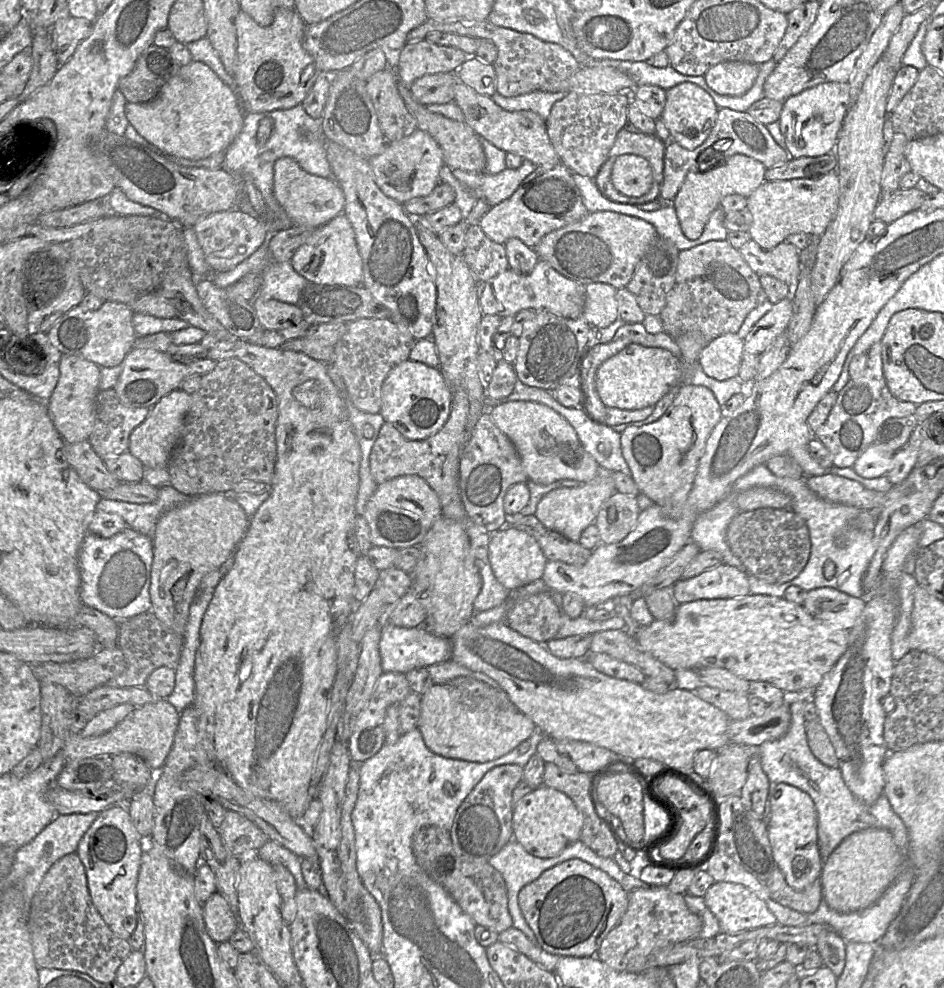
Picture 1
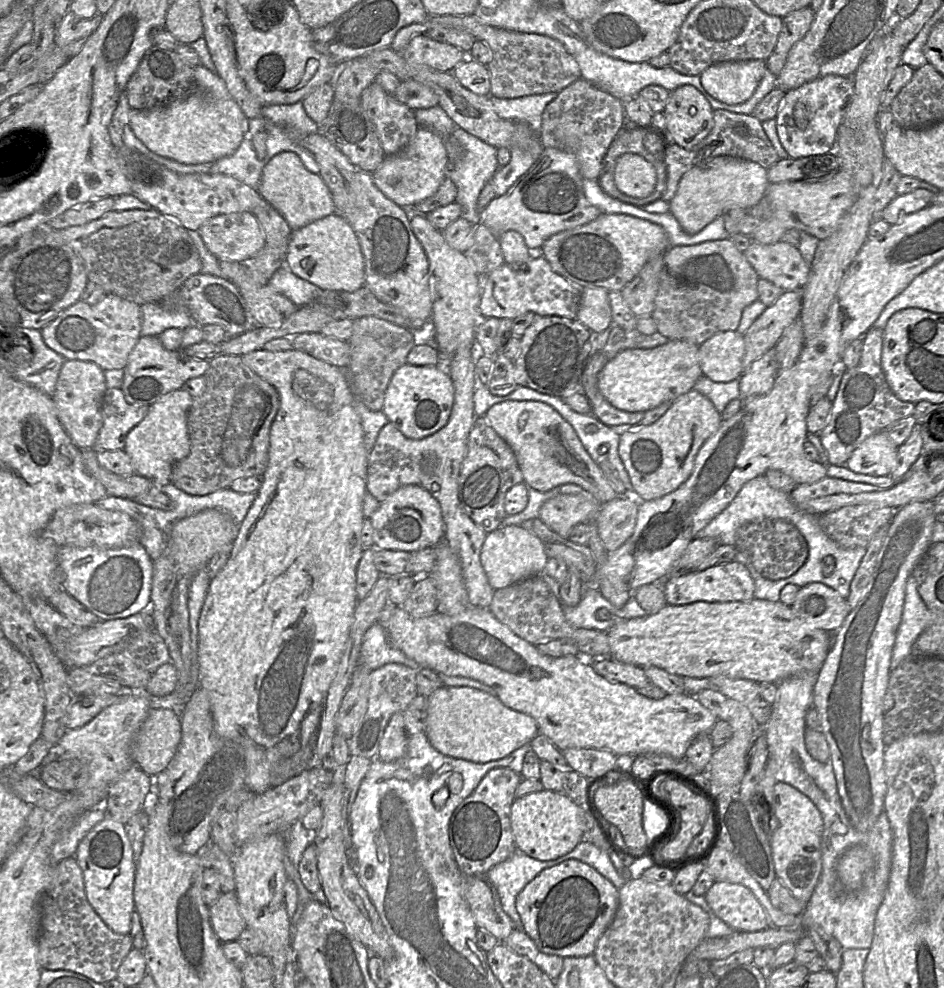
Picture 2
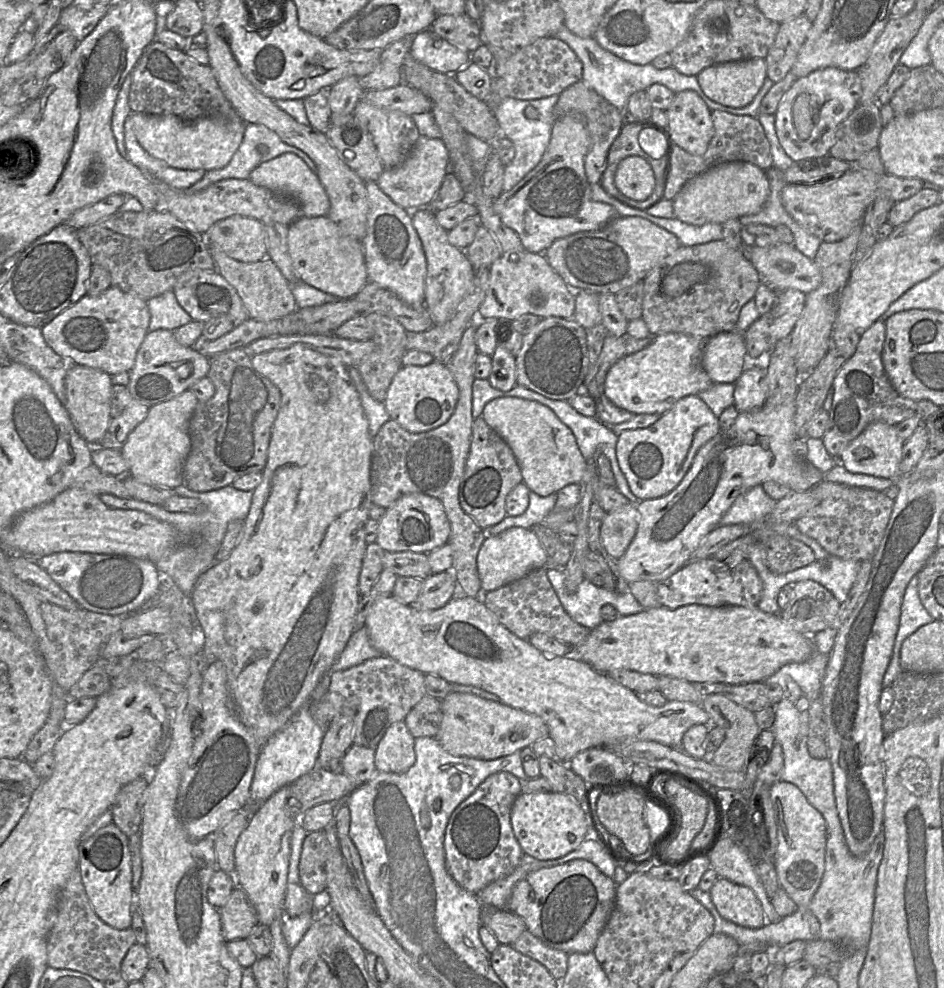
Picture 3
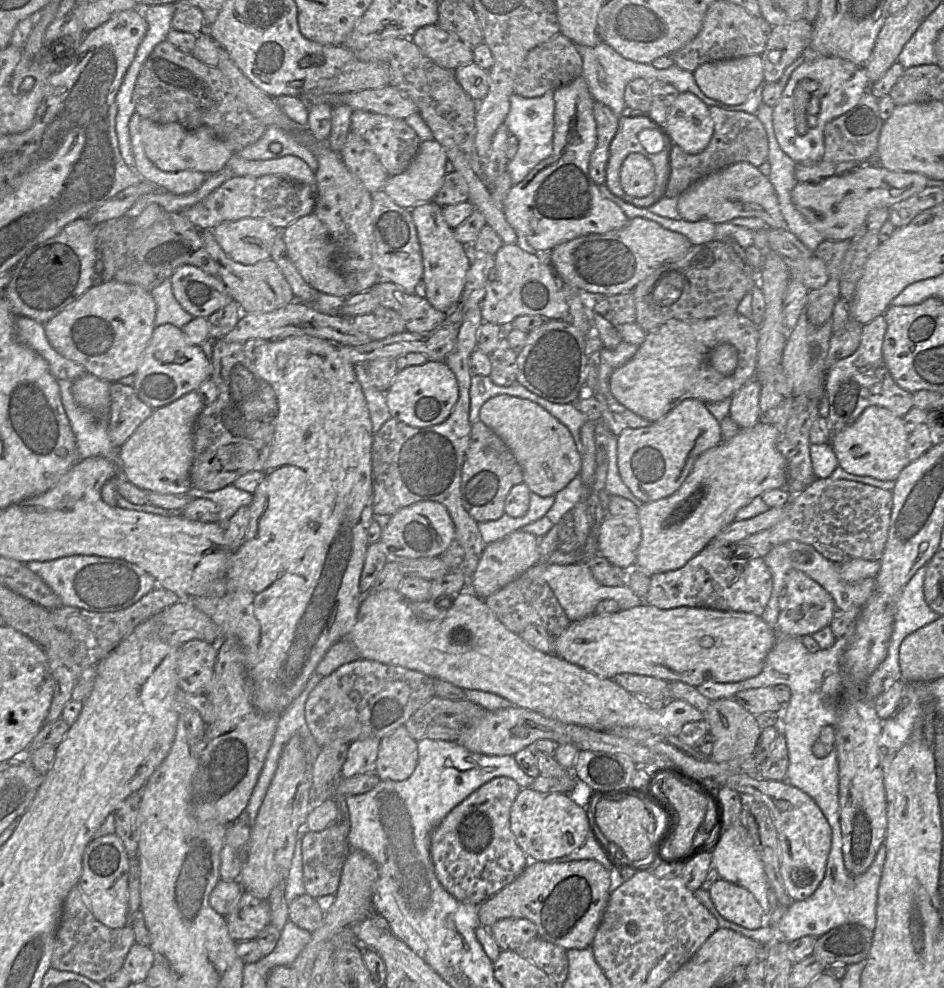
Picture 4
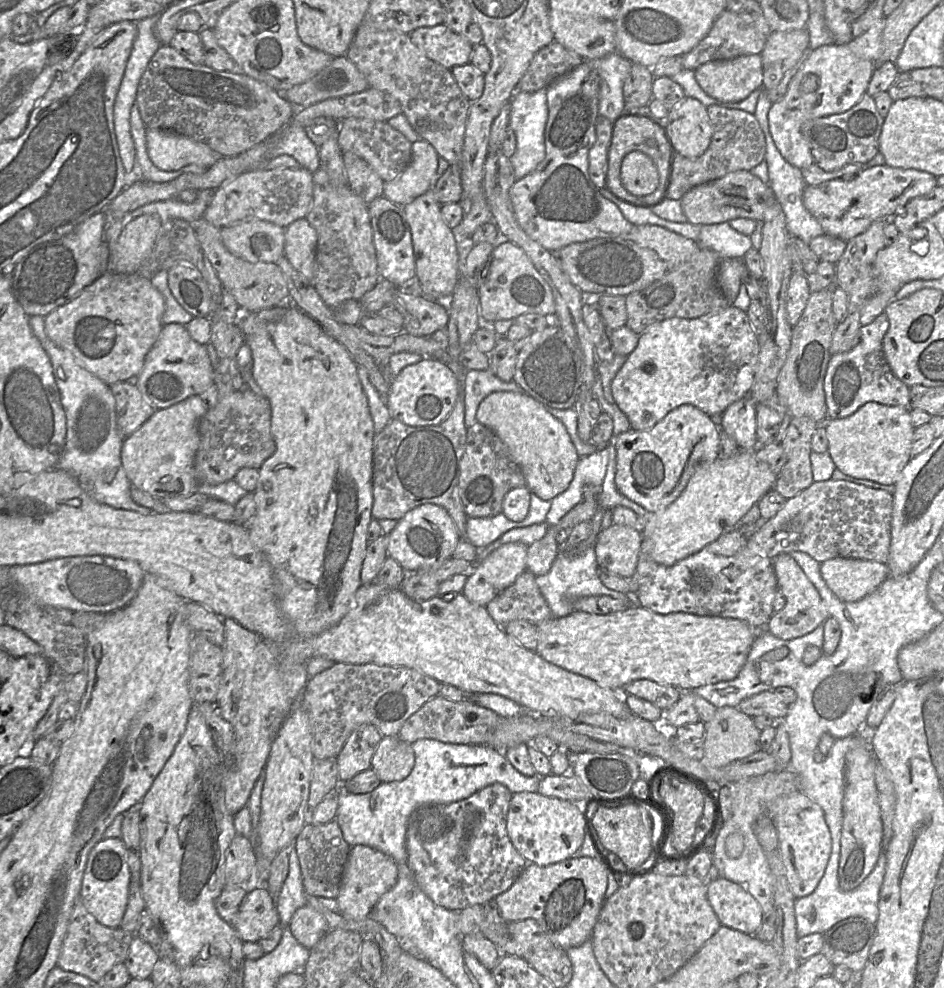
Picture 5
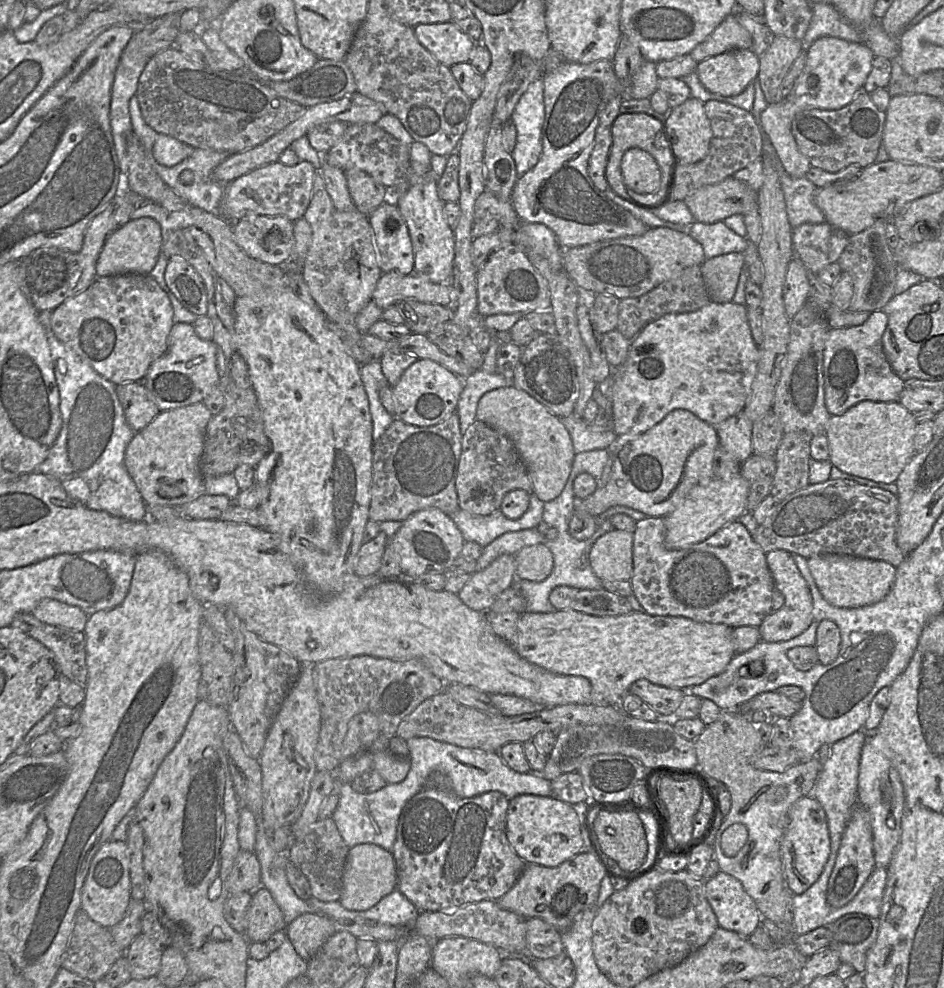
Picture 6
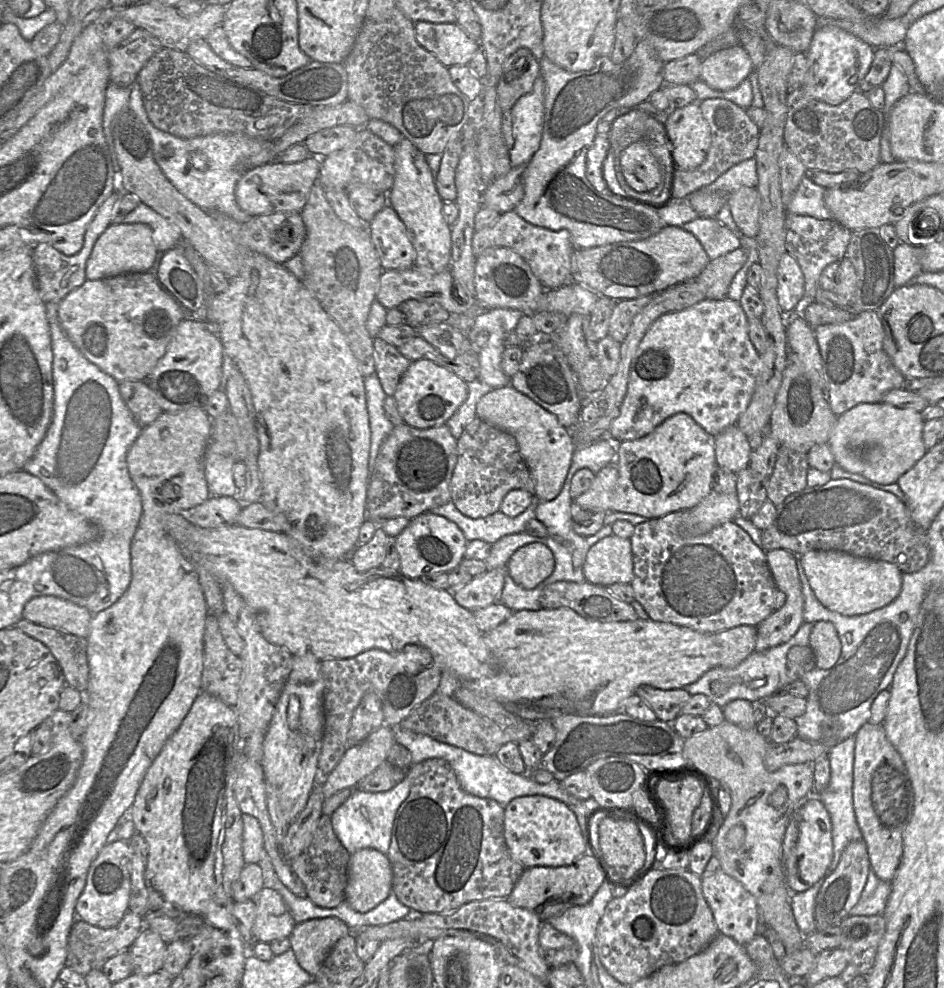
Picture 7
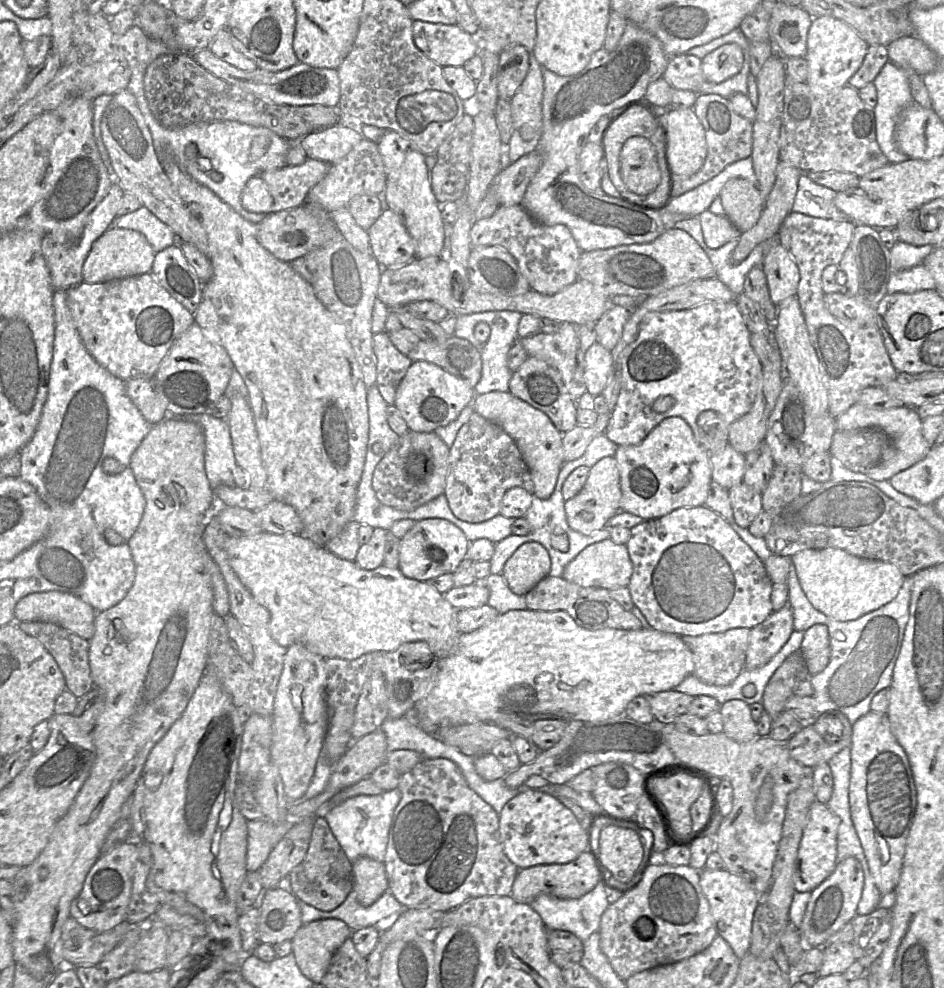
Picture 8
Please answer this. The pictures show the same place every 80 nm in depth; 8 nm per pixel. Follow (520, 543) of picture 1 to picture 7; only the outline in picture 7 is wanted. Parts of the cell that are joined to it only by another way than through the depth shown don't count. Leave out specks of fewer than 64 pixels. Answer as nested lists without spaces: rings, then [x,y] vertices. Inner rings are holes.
[[[506,567],[490,569],[451,592],[456,602],[464,608],[471,611],[485,608],[500,601],[506,575]]]

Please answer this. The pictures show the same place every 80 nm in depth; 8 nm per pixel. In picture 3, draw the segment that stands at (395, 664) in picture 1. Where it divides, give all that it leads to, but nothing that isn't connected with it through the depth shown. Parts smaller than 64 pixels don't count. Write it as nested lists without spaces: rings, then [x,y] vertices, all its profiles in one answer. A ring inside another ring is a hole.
[[[362,627],[352,633],[346,647],[332,665],[330,672],[345,670],[378,656],[381,654],[372,646],[367,629]]]

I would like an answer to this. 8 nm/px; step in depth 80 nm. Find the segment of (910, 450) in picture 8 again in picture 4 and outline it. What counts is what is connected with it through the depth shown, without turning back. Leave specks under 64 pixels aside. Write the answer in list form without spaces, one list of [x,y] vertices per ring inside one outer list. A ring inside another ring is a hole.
[[[872,405],[867,407],[850,426],[831,437],[831,447],[839,466],[858,476],[870,476],[881,481],[896,481],[908,461],[908,438],[903,418],[889,409]]]

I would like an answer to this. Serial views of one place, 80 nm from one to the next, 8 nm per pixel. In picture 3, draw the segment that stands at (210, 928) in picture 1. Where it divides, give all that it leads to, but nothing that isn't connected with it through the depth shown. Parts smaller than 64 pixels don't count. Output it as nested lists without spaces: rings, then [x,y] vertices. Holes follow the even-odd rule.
[[[236,887],[220,909],[222,934],[227,942],[246,939],[258,925],[258,919],[245,892]]]

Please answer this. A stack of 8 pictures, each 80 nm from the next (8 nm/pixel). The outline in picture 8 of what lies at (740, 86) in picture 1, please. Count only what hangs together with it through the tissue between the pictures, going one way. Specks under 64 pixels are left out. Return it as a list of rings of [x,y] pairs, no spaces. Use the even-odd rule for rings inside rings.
[[[726,44],[702,59],[702,73],[706,81],[722,83],[738,74],[744,63],[744,54],[738,44]]]

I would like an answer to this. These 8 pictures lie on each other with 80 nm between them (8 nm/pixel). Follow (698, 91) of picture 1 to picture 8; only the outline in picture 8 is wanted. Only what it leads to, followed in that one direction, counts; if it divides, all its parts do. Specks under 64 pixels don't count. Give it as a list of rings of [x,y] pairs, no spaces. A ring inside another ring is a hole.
[[[693,108],[672,110],[666,116],[669,164],[676,176],[698,172],[707,156],[703,125]]]

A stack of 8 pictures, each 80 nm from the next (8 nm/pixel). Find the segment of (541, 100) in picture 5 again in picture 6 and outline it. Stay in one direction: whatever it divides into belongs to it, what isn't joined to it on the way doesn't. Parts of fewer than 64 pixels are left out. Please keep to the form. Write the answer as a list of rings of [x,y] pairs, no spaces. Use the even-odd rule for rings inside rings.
[[[538,79],[520,97],[511,115],[516,127],[516,145],[511,155],[518,177],[533,168],[541,157],[544,119],[544,83]]]

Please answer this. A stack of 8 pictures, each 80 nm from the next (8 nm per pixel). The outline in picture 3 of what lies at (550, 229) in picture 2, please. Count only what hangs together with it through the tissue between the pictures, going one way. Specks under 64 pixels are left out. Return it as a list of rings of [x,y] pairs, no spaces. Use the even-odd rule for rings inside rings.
[[[565,115],[561,118],[555,119],[554,124],[552,126],[551,138],[548,144],[548,147],[535,168],[533,168],[518,184],[516,184],[512,189],[508,191],[503,191],[497,198],[495,198],[492,202],[492,207],[495,213],[500,217],[501,221],[509,228],[514,230],[519,236],[523,250],[532,253],[544,254],[545,250],[557,239],[575,234],[581,231],[593,231],[599,230],[606,226],[610,221],[612,221],[616,217],[622,217],[617,215],[616,210],[610,204],[605,202],[599,202],[593,200],[591,196],[591,188],[590,183],[586,177],[584,161],[586,154],[590,148],[590,137],[588,131],[581,121],[581,118],[577,118],[573,115]]]

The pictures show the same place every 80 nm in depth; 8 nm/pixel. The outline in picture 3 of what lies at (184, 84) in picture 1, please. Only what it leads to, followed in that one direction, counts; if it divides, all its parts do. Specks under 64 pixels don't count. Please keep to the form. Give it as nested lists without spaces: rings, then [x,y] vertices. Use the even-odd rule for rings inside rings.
[[[132,112],[130,118],[136,138],[145,151],[152,157],[162,160],[170,167],[177,169],[203,169],[207,172],[224,167],[241,144],[246,130],[246,122],[241,117],[240,121],[225,121],[224,118],[214,116],[185,121],[174,114],[155,115]]]

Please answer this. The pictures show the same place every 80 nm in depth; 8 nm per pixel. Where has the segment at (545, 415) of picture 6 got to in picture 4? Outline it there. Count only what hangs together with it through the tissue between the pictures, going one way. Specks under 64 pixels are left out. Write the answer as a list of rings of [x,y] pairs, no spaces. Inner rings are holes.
[[[507,394],[497,395],[482,405],[479,420],[508,446],[522,469],[523,483],[534,494],[555,496],[580,474],[582,456],[570,431],[537,403]]]

